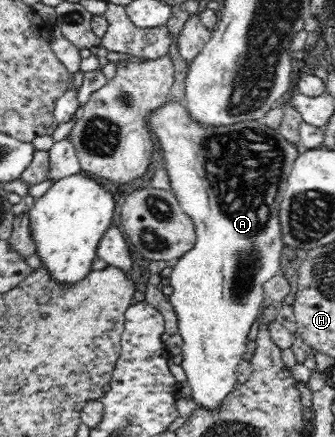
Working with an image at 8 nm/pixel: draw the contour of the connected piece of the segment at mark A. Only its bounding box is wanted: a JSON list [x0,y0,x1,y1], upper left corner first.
[148,101,302,410]

